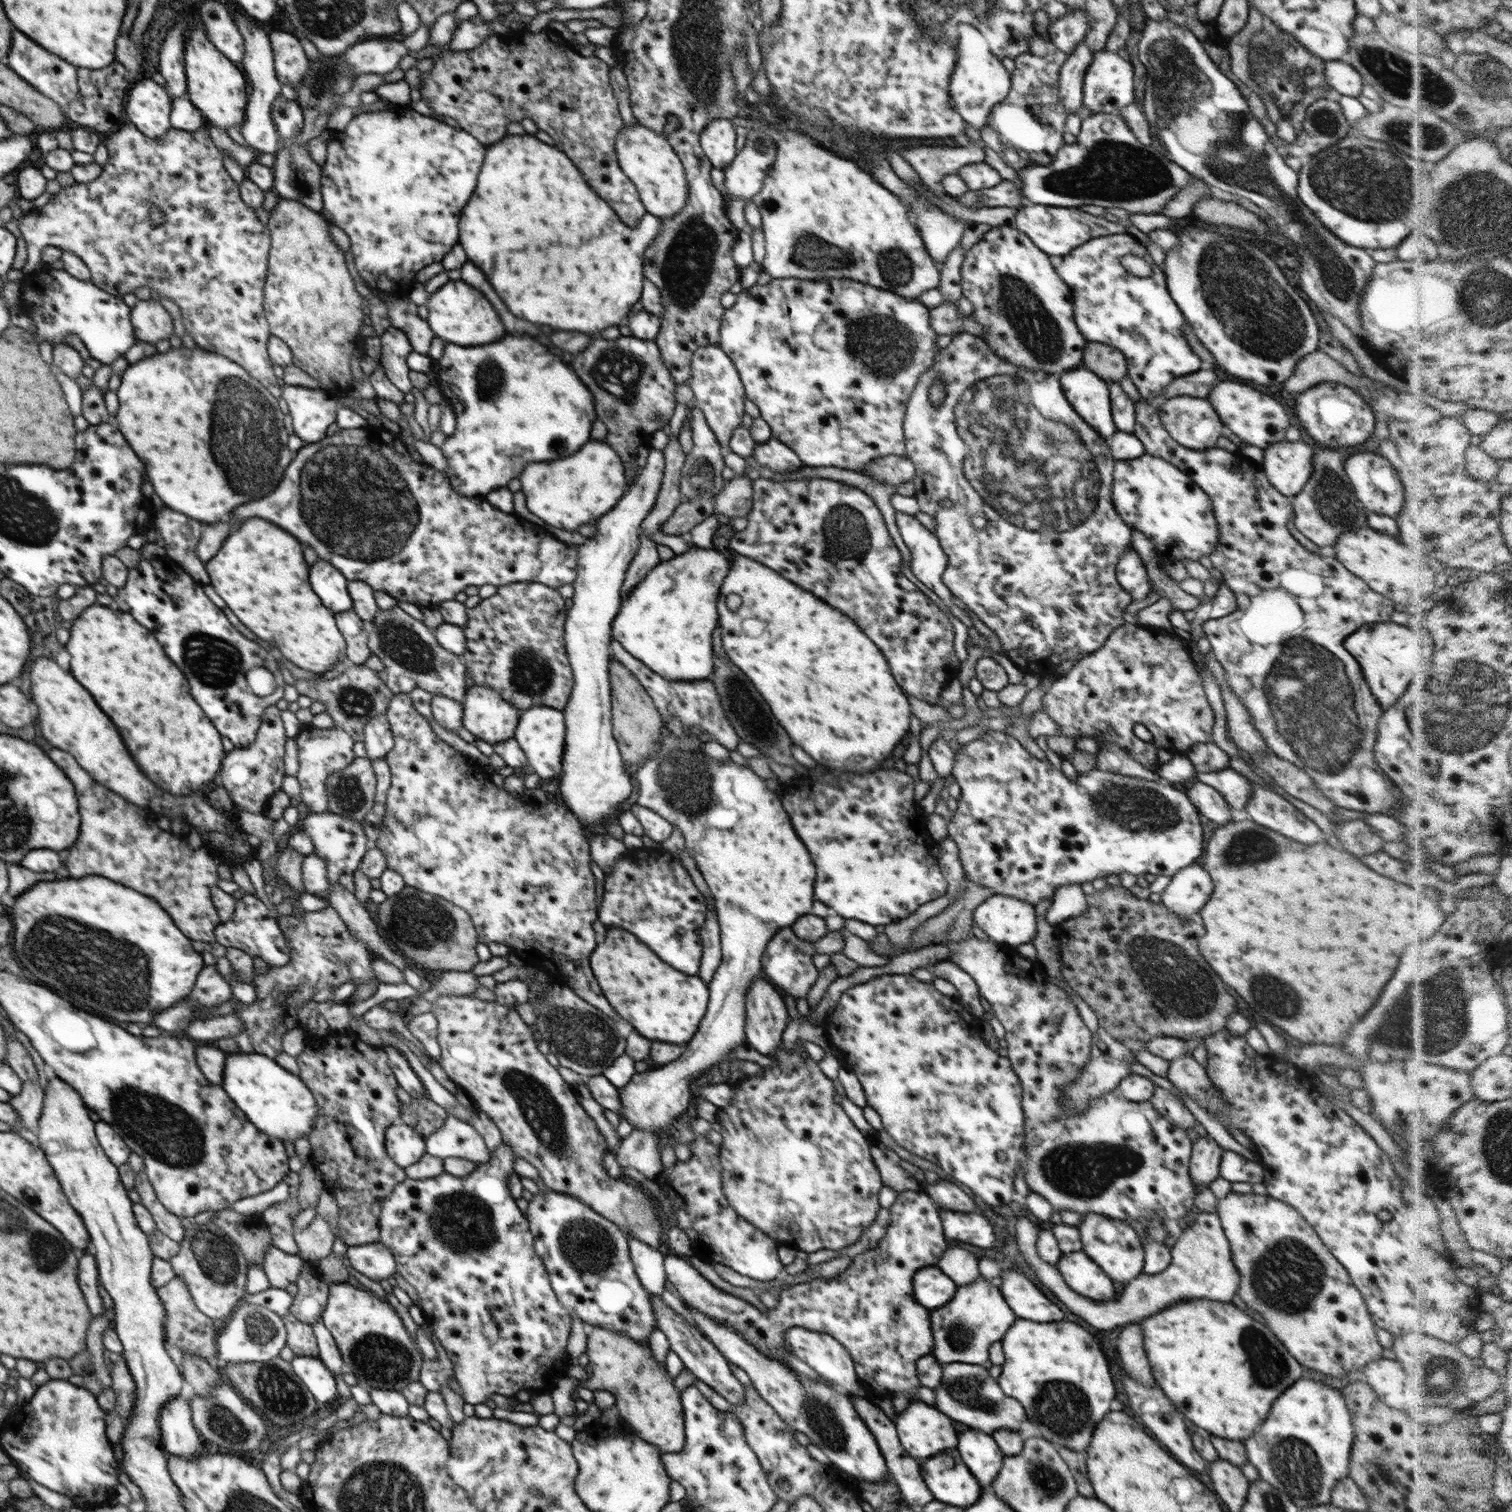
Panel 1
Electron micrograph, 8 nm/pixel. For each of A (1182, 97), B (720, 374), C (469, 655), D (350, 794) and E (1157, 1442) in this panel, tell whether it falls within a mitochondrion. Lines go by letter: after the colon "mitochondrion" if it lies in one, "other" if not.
A: mitochondrion
B: other
C: other
D: mitochondrion
E: other

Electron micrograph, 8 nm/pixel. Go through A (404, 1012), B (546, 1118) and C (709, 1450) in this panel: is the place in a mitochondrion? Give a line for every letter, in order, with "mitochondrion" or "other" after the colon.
A: other
B: mitochondrion
C: other

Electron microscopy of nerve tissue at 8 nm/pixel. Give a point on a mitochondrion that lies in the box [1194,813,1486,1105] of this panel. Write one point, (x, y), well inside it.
(1444, 991)

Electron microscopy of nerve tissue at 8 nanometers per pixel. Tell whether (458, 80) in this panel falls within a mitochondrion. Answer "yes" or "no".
no

